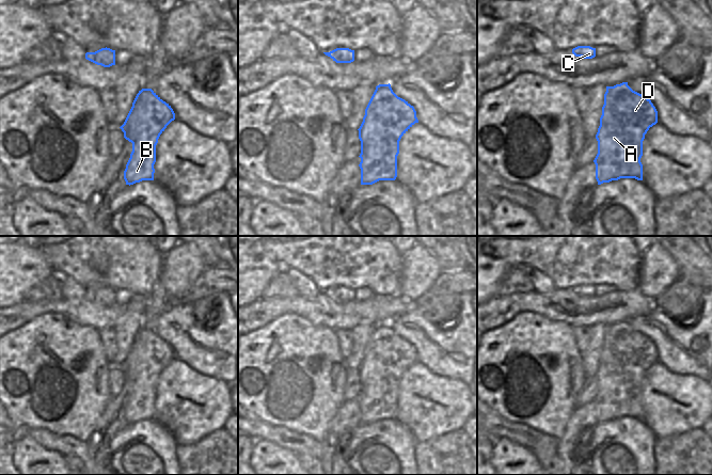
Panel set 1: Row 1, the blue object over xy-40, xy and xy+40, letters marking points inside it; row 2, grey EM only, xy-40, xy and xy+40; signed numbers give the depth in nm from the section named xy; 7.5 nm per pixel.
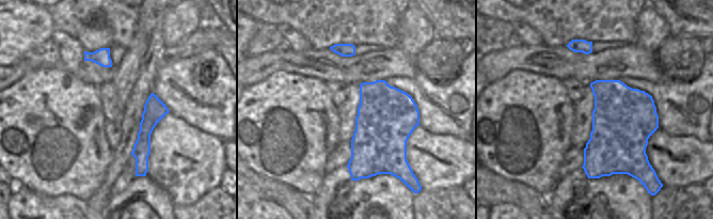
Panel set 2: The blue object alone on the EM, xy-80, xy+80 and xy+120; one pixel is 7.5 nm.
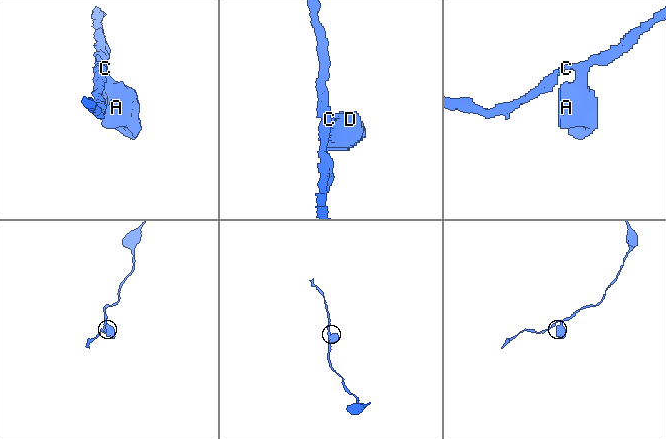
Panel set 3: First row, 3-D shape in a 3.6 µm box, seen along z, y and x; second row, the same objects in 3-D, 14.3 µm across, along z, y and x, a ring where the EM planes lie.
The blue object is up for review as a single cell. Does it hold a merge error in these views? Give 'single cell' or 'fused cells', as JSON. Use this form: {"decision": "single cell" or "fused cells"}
{"decision": "single cell"}

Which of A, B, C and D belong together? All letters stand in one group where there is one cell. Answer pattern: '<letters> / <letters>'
A B C D

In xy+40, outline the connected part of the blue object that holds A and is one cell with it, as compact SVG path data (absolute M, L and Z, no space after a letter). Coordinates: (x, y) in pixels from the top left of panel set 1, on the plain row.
M628 321L606 326L596 374L598 424L620 417L643 419L643 380L656 362L658 350L651 339L633 330Z

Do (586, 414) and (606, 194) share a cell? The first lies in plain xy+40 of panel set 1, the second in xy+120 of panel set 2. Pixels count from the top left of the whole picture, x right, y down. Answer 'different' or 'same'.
different

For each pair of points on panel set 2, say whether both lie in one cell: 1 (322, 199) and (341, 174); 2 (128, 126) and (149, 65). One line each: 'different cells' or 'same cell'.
1: same cell
2: same cell

